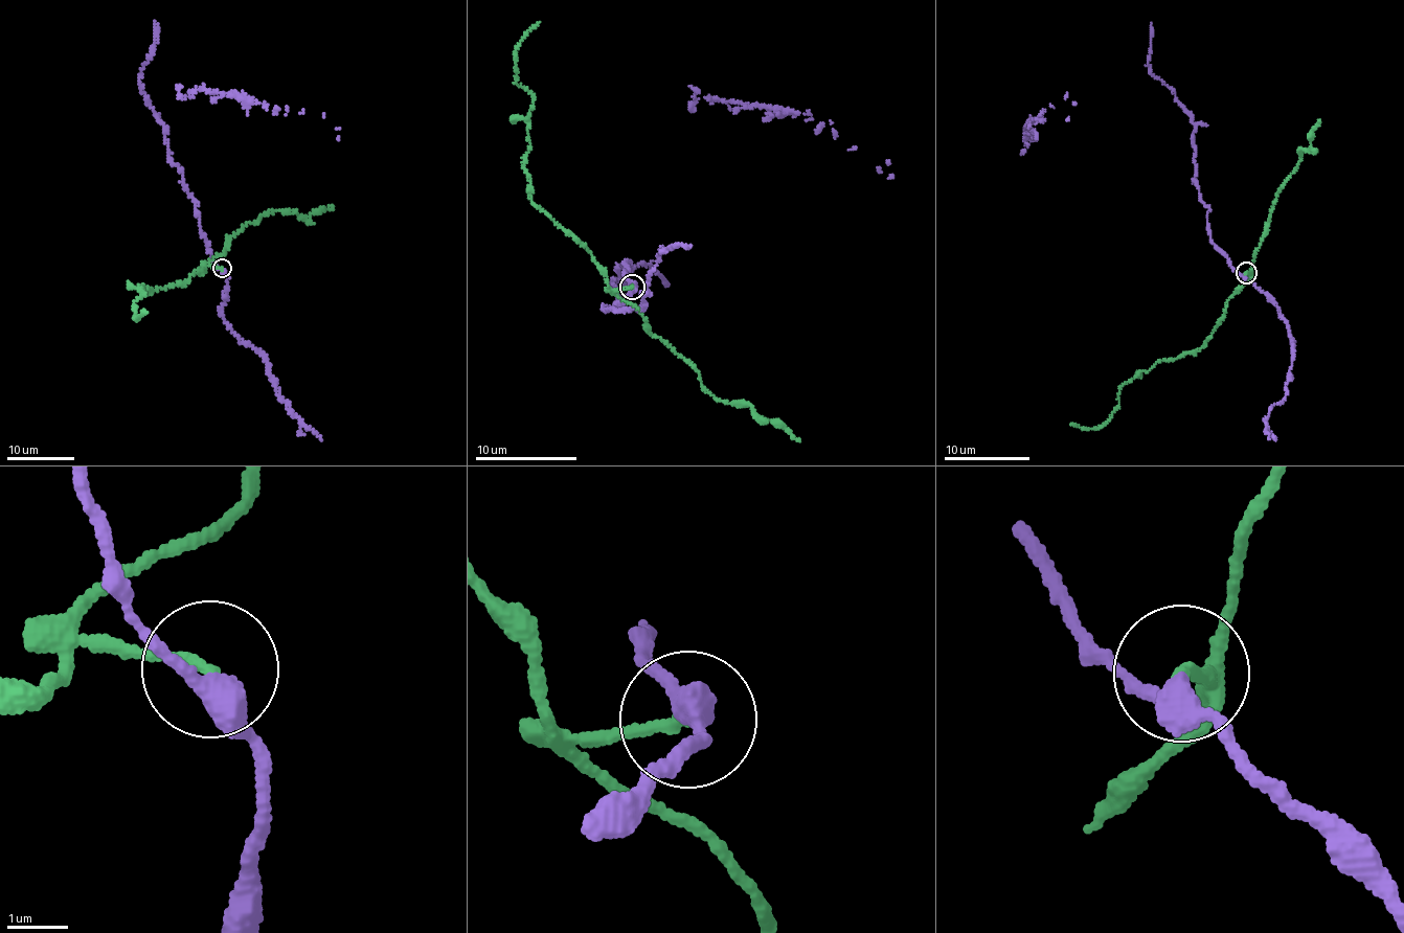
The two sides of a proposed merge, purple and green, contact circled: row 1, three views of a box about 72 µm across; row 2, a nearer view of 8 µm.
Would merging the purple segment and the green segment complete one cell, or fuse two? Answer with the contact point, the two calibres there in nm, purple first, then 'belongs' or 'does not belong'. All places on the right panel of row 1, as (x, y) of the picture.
(1246, 273) | 360/180 nm | does not belong

